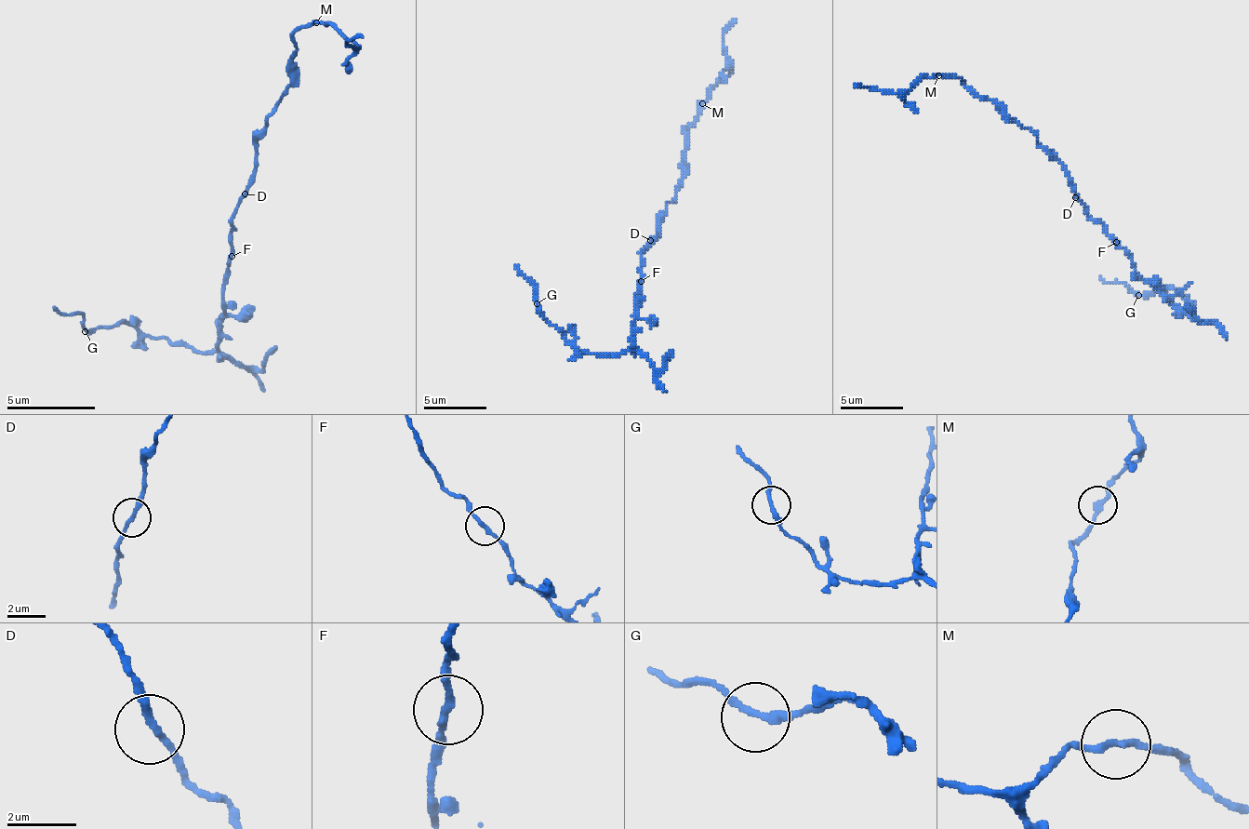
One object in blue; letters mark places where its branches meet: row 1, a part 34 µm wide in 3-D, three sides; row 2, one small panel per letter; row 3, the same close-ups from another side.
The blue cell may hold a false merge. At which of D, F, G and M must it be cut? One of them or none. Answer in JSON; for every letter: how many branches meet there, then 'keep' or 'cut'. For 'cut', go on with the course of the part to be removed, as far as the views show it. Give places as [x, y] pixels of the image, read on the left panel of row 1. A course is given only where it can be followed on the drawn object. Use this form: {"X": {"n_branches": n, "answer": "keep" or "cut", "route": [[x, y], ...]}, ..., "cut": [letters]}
{"D": {"n_branches": 2, "answer": "keep"}, "F": {"n_branches": 2, "answer": "keep"}, "G": {"n_branches": 2, "answer": "keep"}, "M": {"n_branches": 2, "answer": "keep"}, "cut": []}

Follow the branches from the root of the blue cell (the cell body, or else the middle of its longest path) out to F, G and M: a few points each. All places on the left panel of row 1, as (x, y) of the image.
F: (240, 203), (232, 220), (232, 256)
G: (240, 203), (232, 220), (232, 265), (222, 283), (218, 349), (187, 349), (152, 340), (129, 323), (85, 331)
M: (240, 203), (253, 176), (253, 137), (267, 123), (271, 110), (288, 87), (293, 34), (302, 25), (315, 21)

